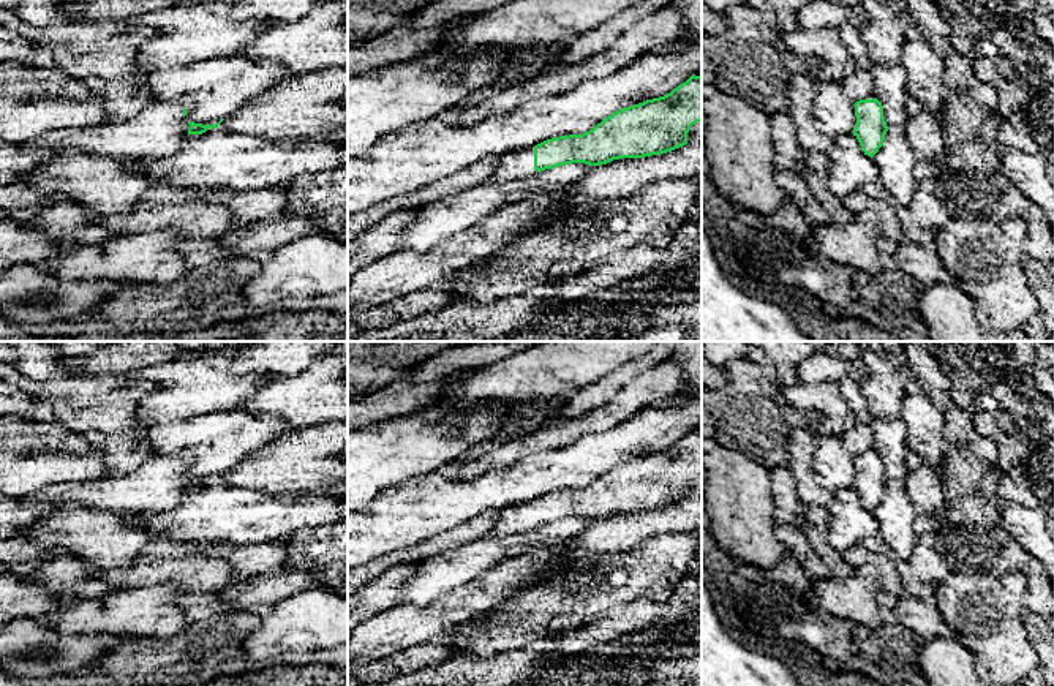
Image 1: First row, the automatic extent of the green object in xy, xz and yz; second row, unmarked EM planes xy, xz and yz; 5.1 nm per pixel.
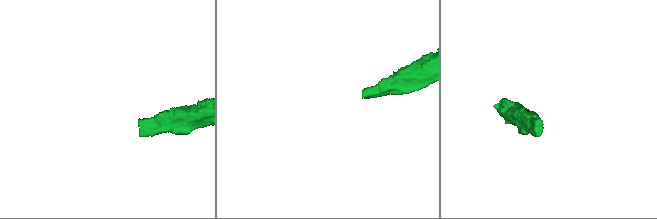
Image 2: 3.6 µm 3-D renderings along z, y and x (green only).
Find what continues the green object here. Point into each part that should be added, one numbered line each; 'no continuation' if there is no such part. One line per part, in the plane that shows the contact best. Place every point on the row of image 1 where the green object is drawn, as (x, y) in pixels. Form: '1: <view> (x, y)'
1: xz (514, 165)

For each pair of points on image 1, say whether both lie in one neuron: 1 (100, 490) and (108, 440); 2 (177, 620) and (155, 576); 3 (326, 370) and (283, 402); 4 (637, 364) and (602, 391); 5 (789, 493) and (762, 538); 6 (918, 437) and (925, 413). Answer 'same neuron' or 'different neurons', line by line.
1: different neurons
2: different neurons
3: same neuron
4: same neuron
5: different neurons
6: same neuron

